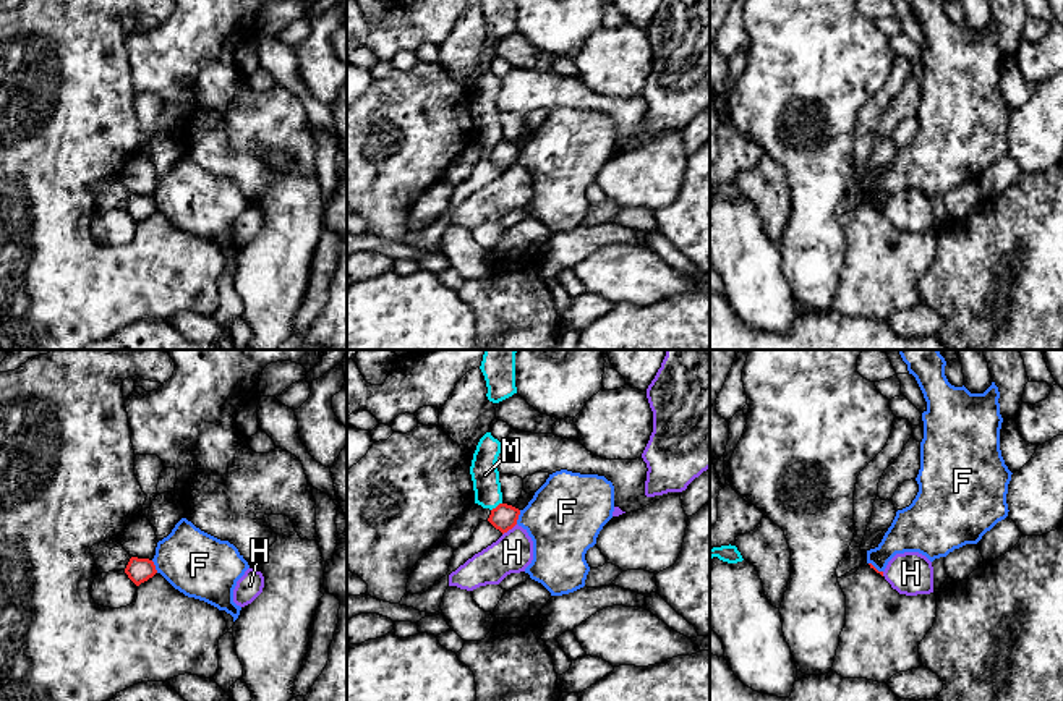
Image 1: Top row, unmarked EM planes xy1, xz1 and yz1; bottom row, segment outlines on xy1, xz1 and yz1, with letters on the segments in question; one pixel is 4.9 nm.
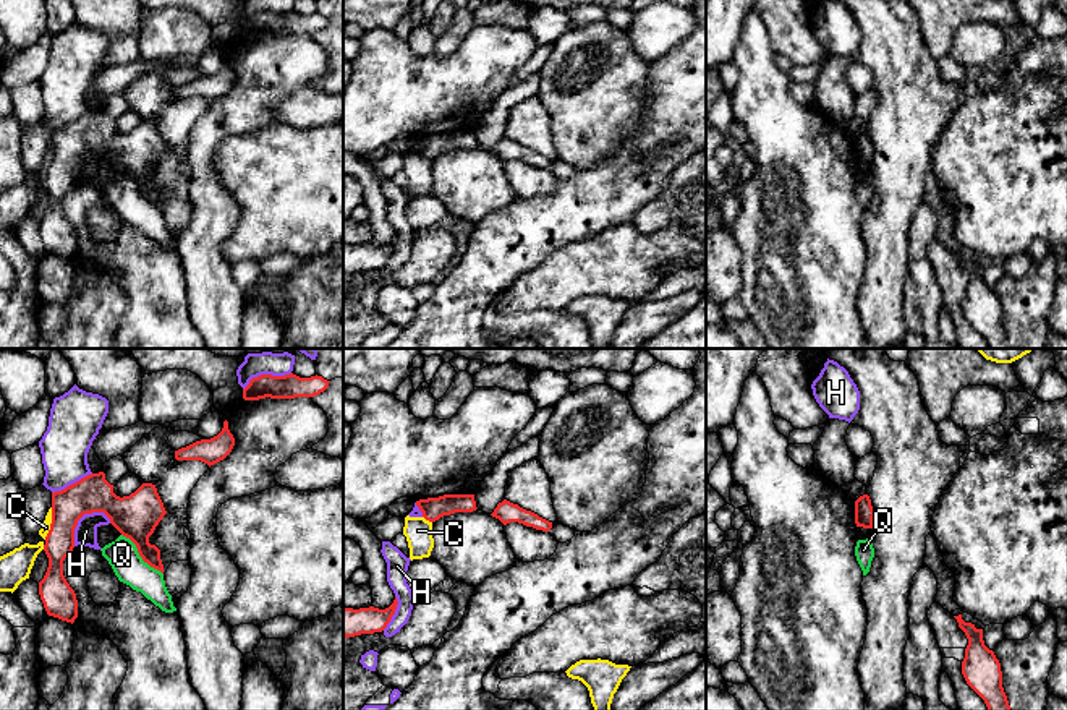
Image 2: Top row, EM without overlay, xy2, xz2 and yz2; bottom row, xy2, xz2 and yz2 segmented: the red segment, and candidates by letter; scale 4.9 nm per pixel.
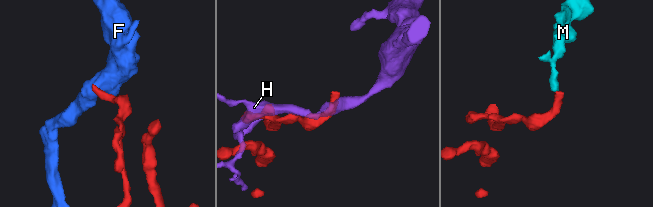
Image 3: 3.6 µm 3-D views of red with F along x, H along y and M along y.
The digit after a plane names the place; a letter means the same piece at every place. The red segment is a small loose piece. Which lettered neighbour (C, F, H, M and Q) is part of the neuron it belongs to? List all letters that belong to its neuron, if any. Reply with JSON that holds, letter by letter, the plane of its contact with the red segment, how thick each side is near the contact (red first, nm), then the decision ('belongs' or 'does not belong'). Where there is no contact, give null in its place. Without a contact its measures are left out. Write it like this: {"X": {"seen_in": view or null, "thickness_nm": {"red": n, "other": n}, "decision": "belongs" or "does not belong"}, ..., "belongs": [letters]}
{"C": {"seen_in": "xy2", "thickness_nm": {"red": 180, "other": 50}, "decision": "does not belong"}, "F": {"seen_in": "xz1", "thickness_nm": {"red": 130, "other": 380}, "decision": "does not belong"}, "H": {"seen_in": "xy2", "thickness_nm": {"red": 200, "other": 110}, "decision": "does not belong"}, "M": {"seen_in": "xz1", "thickness_nm": {"red": 130, "other": 140}, "decision": "does not belong"}, "Q": {"seen_in": "xy2", "thickness_nm": {"red": 220, "other": 160}, "decision": "does not belong"}, "belongs": []}

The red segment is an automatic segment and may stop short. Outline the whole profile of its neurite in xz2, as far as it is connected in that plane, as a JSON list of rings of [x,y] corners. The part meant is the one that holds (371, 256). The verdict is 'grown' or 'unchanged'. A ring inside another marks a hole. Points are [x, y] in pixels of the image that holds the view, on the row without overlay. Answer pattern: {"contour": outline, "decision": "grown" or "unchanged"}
{"contour": [[[395,233],[393,240],[385,246],[374,243],[359,246],[343,245],[343,276],[382,269],[395,251],[397,242]]], "decision": "unchanged"}

